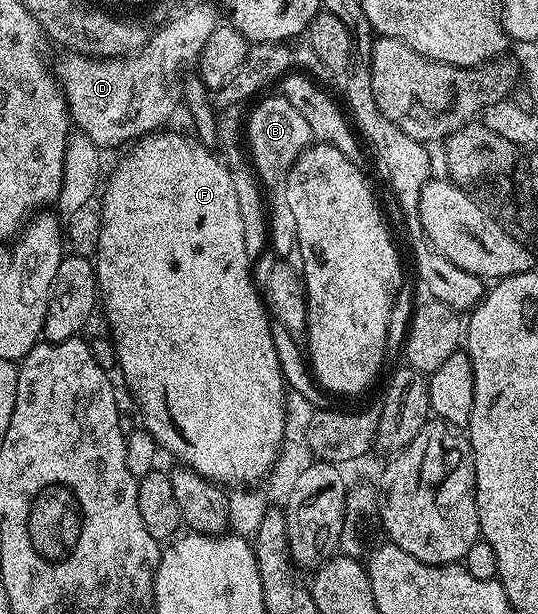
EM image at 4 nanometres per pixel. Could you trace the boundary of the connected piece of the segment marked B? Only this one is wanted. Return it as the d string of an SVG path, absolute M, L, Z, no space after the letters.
M279 94L273 96L262 95L253 109L248 109L247 119L244 121L243 136L247 141L247 155L255 169L256 178L267 192L273 188L281 188L282 182L287 182L289 177L289 165L297 160L299 154L304 152L310 144L314 143L315 137L311 126L307 126L307 118L287 102Z

